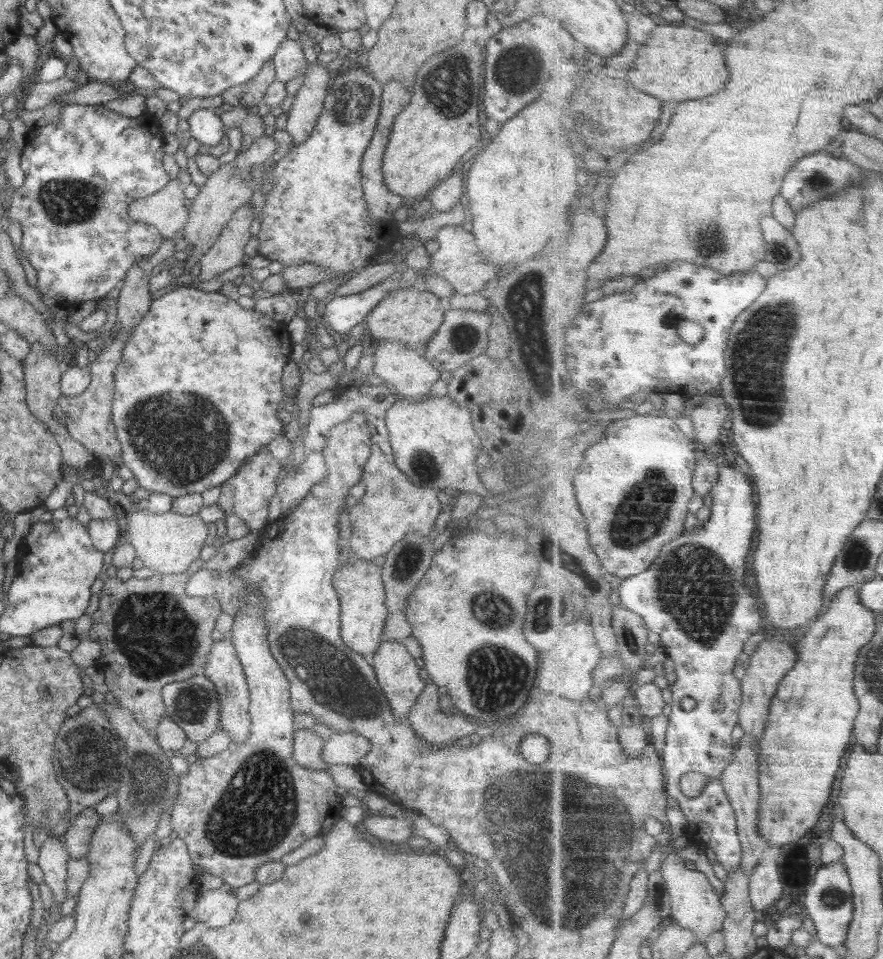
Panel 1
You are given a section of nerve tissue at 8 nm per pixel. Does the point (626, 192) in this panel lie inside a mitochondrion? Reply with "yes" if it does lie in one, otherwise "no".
no

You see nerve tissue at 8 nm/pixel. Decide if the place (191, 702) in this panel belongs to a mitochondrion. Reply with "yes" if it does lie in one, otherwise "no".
yes

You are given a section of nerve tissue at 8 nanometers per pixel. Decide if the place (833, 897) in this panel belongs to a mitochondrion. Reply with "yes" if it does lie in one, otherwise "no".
yes

